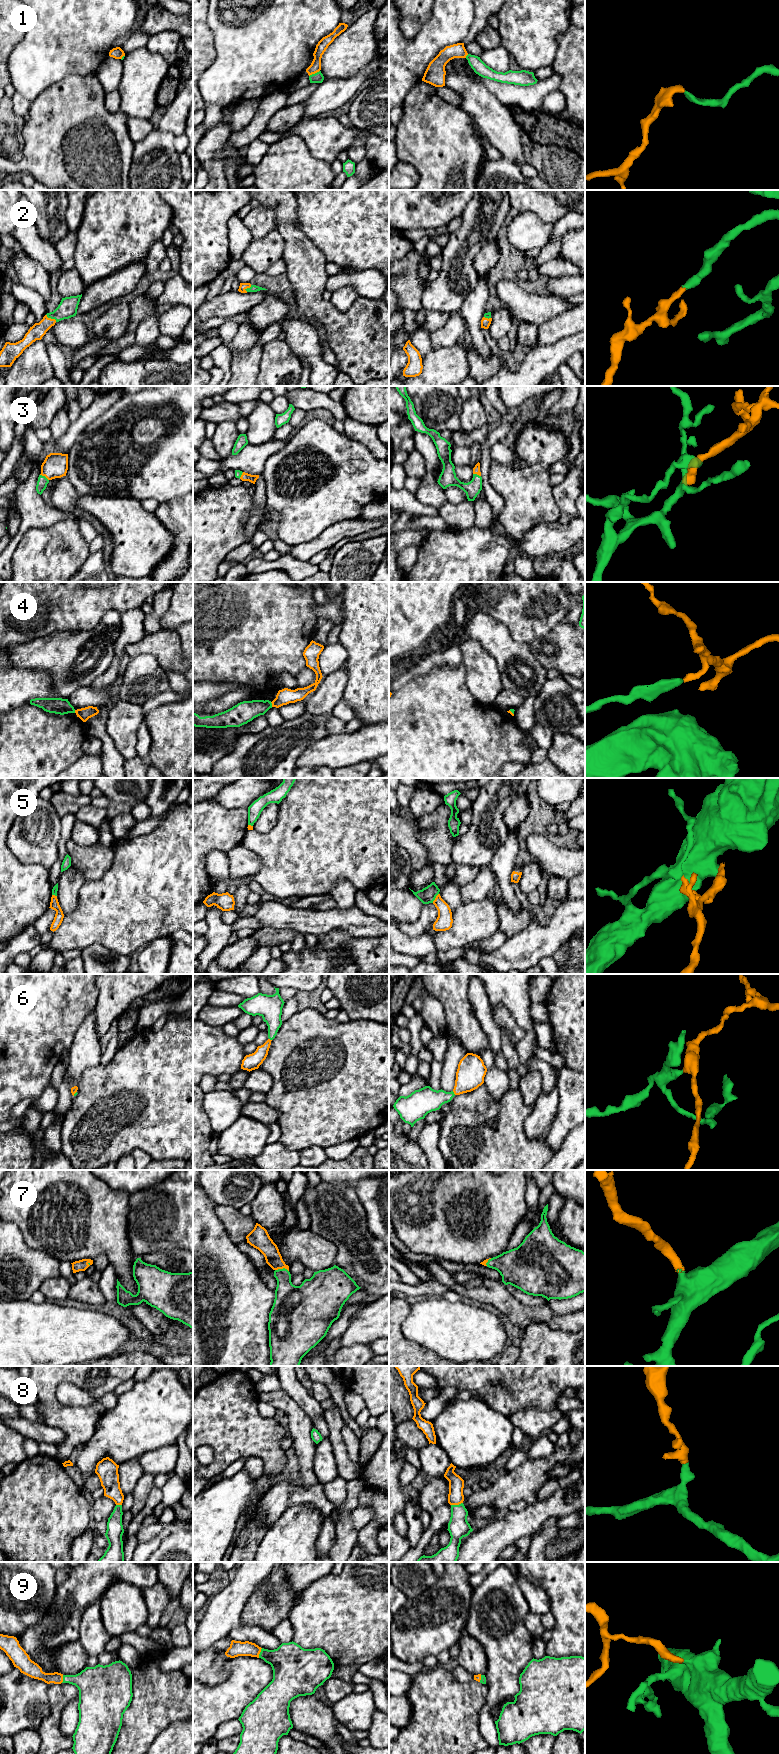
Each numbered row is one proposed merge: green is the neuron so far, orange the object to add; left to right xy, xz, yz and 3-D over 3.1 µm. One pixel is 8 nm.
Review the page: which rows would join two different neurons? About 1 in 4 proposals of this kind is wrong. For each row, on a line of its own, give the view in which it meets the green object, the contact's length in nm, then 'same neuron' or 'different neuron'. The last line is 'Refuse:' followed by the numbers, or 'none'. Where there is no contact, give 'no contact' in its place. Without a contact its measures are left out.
1: contact in xz; length 100 nm; different neuron
2: contact in xy; length 110 nm; same neuron
3: contact in xy; length 90 nm; same neuron
4: contact in xz; length 40 nm; different neuron
5: contact in yz; length 90 nm; different neuron
6: contact in yz; length 40 nm; same neuron
7: contact in xz; length 110 nm; same neuron
8: contact in yz; length 100 nm; same neuron
9: contact in xz; length 90 nm; same neuron
Refuse: 1, 4, 5

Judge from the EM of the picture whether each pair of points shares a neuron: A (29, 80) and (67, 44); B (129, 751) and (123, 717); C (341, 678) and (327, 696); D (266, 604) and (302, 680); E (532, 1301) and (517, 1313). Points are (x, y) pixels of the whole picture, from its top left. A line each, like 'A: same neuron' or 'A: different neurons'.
A: same neuron
B: same neuron
C: same neuron
D: different neurons
E: different neurons

